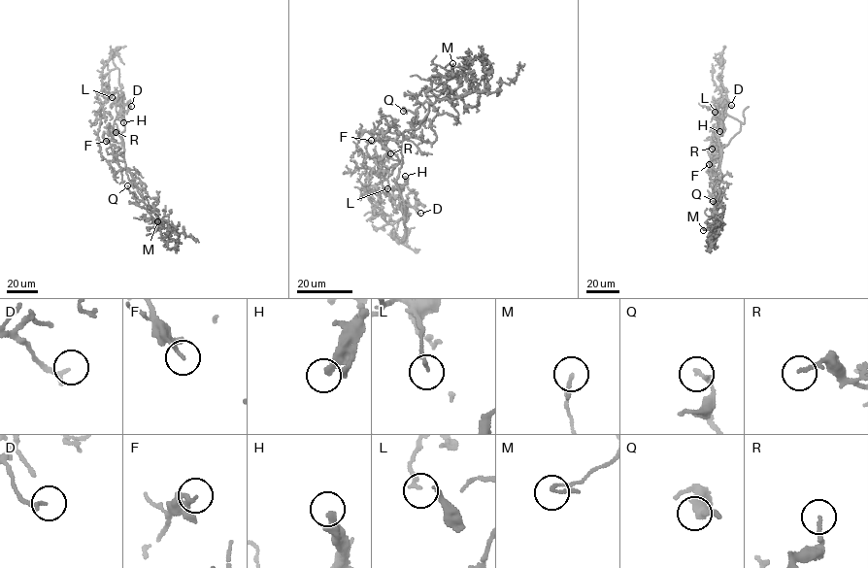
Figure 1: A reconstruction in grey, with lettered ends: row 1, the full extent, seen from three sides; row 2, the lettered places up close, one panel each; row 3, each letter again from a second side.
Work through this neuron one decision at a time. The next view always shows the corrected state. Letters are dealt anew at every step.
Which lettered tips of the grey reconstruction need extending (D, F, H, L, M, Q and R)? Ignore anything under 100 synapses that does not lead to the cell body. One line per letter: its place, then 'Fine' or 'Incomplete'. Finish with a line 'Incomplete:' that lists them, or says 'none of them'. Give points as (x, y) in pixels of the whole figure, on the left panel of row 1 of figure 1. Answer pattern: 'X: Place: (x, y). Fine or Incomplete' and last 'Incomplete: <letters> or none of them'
D: Place: (131, 106). Fine
F: Place: (106, 141). Fine
H: Place: (123, 122). Fine
L: Place: (112, 97). Fine
M: Place: (157, 221). Fine
Q: Place: (127, 185). Fine
R: Place: (116, 132). Fine
Incomplete: none of them

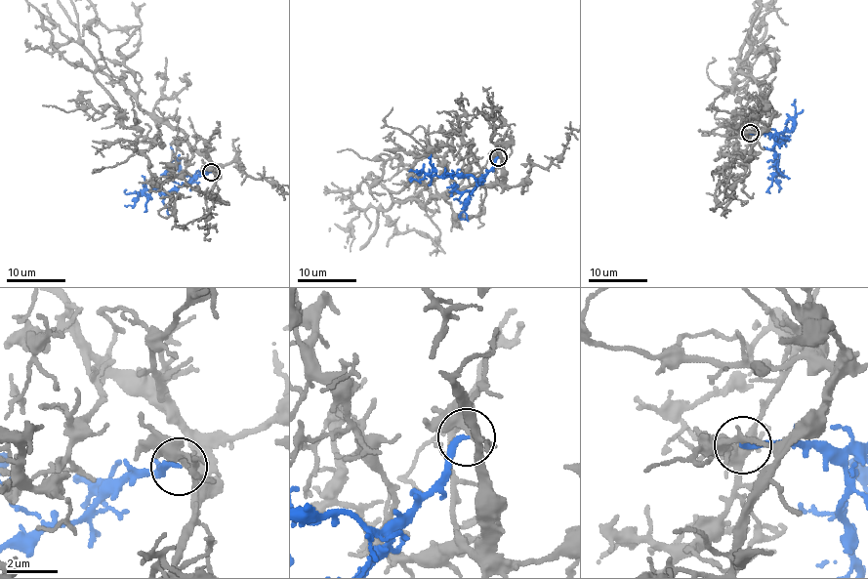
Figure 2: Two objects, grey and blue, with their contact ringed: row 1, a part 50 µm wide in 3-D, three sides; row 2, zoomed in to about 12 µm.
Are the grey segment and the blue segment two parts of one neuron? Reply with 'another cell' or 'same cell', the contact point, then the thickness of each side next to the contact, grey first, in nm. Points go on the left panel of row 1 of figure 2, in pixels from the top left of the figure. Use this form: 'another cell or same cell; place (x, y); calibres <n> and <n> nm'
another cell; place (211, 172); calibres 190 and 240 nm

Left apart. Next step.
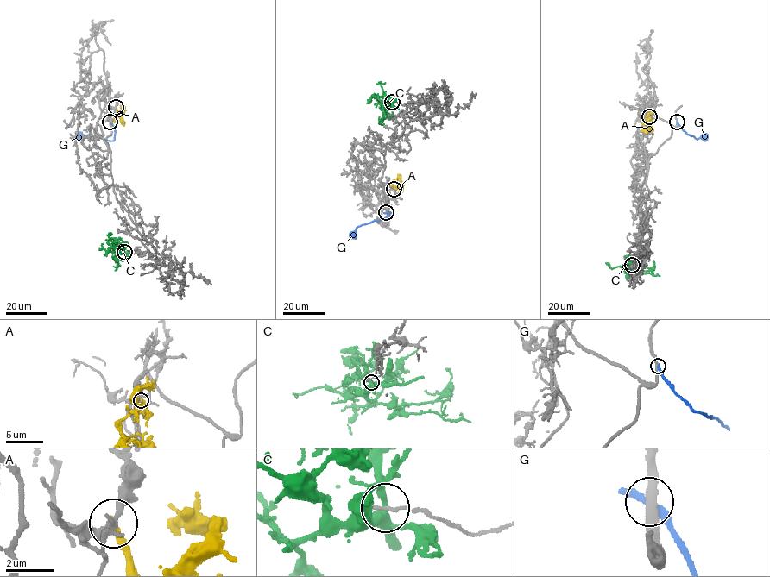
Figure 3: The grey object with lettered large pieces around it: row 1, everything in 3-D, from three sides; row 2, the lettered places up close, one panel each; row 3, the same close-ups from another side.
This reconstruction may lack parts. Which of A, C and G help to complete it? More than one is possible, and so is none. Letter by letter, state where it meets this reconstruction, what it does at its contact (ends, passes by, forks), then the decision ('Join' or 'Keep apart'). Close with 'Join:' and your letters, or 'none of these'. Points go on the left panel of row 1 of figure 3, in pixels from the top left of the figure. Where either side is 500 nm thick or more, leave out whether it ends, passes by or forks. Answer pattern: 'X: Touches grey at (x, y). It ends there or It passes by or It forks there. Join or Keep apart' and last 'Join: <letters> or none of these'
A: Touches grey at (116, 107). It ends there. Keep apart
C: Touches grey at (124, 252). It forks there. Keep apart
G: Touches grey at (110, 122). It passes by. Keep apart
Join: none of these

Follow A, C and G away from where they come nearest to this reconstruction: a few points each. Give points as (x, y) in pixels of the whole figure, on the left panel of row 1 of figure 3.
A: (115, 107), (120, 111), (123, 121)
C: (124, 252), (116, 255), (117, 268), (113, 266)
G: (110, 122), (115, 130), (111, 141), (78, 135)

